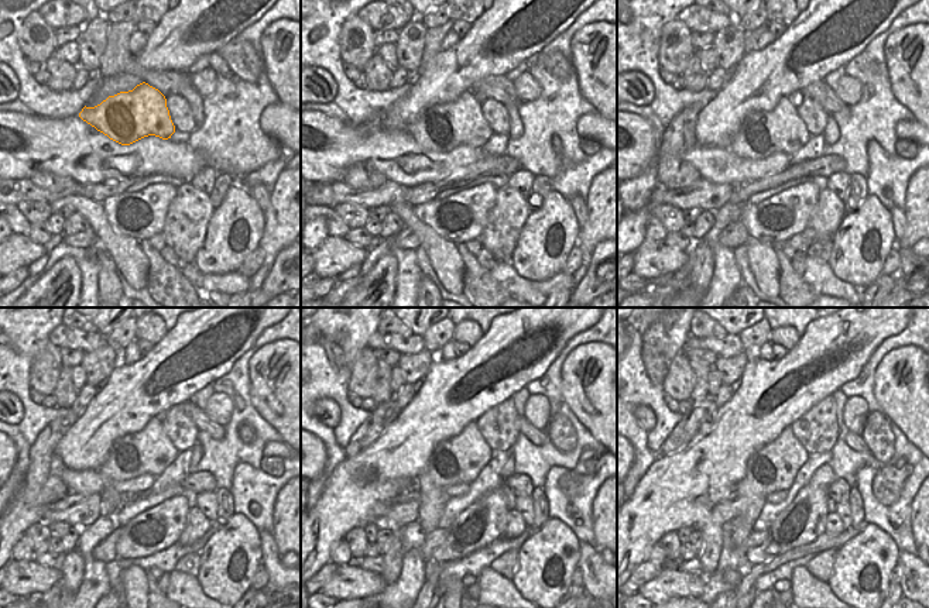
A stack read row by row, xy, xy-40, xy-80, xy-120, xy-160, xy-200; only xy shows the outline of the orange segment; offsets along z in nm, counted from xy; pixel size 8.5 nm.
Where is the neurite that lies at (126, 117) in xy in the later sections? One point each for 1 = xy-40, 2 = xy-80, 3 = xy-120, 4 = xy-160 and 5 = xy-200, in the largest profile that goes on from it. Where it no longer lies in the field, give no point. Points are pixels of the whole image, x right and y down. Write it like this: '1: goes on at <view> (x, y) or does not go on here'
1: goes on at xy-40 (439, 129)
2: goes on at xy-80 (761, 134)
3: goes on at xy-120 (150, 450)
4: goes on at xy-160 (459, 460)
5: goes on at xy-200 (774, 467)

